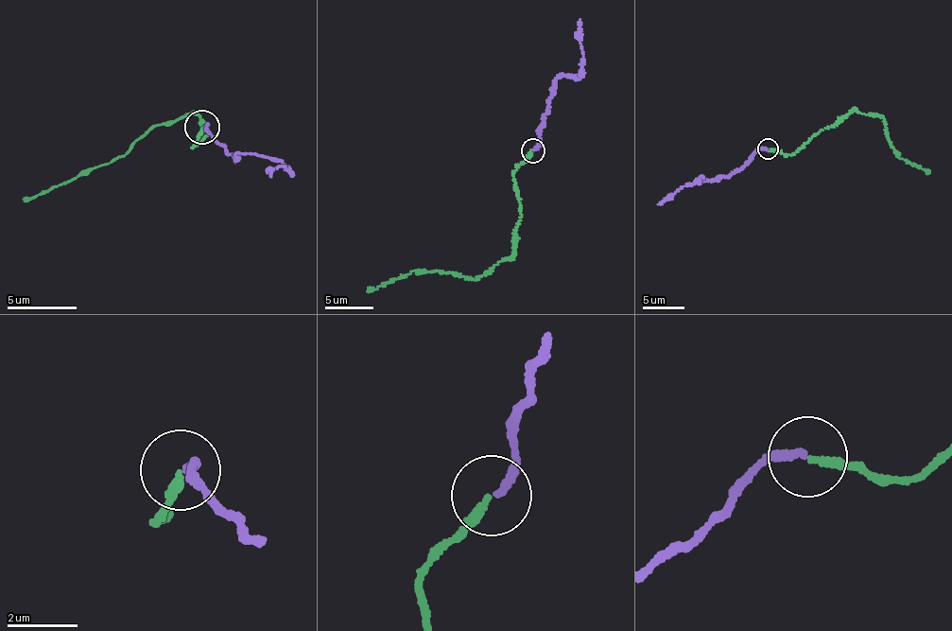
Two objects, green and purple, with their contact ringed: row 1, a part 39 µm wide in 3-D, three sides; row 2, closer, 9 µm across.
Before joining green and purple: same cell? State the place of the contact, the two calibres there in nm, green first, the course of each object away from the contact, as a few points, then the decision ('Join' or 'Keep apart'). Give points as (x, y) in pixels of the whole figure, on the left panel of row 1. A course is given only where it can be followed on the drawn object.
Place: (201, 127). Thickness 220 nm (green) against 220 nm. Course of green: (202, 126), (196, 148), (210, 135), (195, 114), (177, 118), (147, 132), (125, 153), (77, 177), (22, 197). Course of purple: (202, 126), (235, 158), (254, 151), (286, 168), (268, 166), (269, 175). Join

